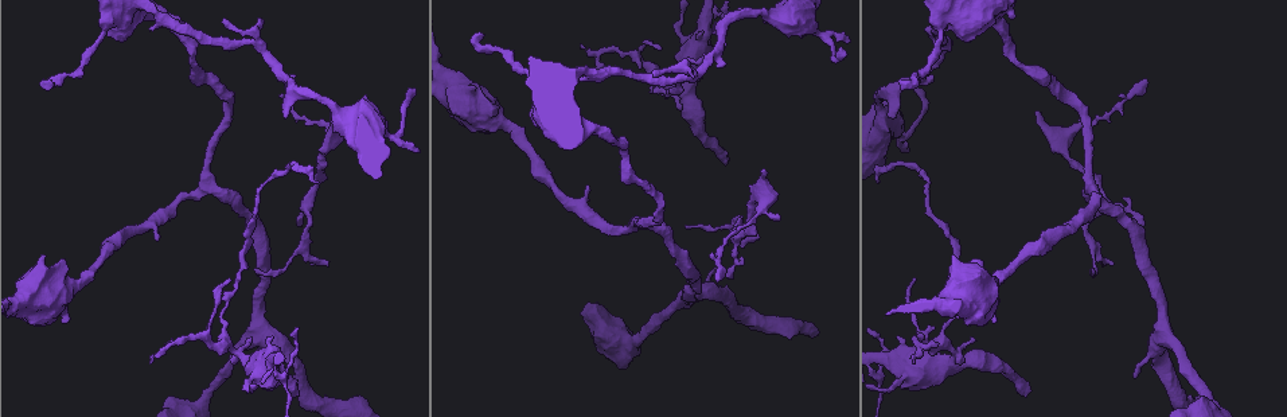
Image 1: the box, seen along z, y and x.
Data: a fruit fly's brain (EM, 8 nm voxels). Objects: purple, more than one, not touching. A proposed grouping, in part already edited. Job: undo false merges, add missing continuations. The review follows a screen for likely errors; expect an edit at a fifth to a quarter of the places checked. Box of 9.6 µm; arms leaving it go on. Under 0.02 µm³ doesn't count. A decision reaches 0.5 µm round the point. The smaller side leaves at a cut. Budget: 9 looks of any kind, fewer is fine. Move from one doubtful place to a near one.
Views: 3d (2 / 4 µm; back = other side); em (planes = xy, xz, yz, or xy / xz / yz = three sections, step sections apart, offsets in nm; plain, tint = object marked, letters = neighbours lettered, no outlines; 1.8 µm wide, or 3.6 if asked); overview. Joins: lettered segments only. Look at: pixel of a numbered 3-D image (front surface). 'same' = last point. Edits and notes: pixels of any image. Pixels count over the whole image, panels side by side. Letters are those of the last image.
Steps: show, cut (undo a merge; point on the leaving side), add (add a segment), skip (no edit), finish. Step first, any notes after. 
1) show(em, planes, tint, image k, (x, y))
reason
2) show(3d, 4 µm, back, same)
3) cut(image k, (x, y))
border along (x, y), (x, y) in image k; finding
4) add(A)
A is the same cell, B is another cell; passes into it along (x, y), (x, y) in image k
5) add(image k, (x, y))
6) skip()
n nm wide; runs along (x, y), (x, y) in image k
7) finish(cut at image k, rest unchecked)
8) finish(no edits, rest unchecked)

show(3d, 4 µm, image 1, (1100, 263))
branch stops here

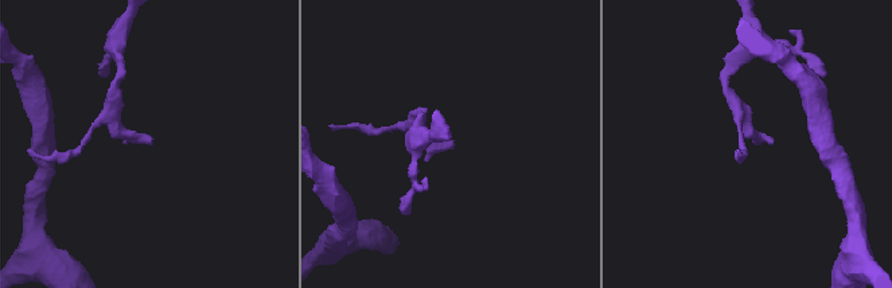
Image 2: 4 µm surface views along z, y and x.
show(em, xz, step 4, letters, image 2, (152, 141))

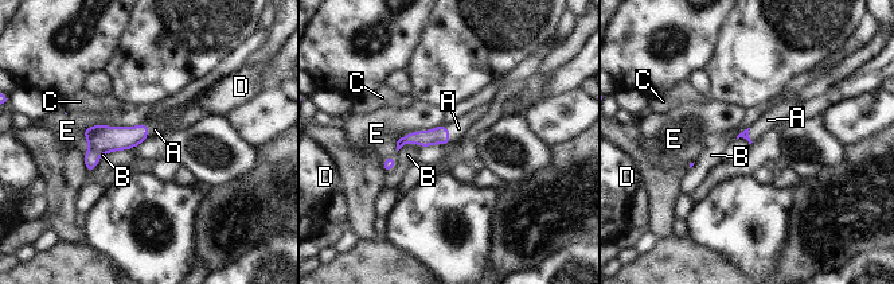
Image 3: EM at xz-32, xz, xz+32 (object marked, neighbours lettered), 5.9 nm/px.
add(A)
A is the same cell, B, C, D and E are other cells; it goes on there

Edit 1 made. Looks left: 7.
show(overview)

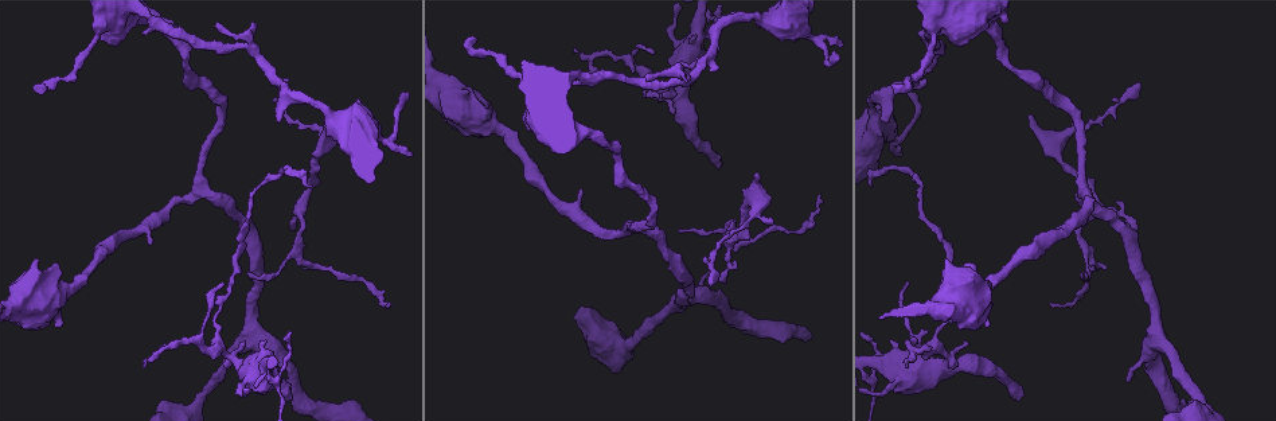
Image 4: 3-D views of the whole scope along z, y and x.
show(3d, 2 µm, image 4, (773, 223))
an open end

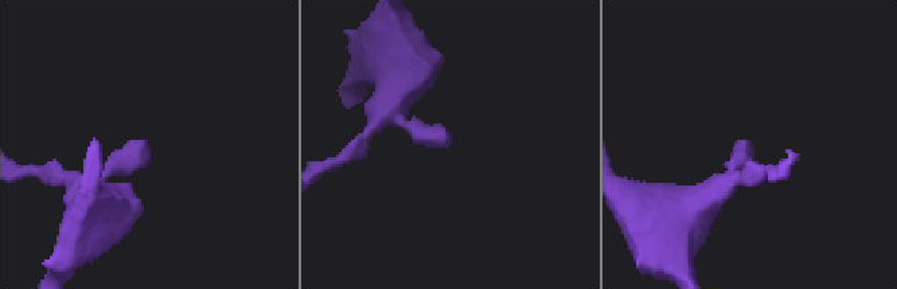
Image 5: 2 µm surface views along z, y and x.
show(em, xz, step 16, letters, image 5, (750, 144))

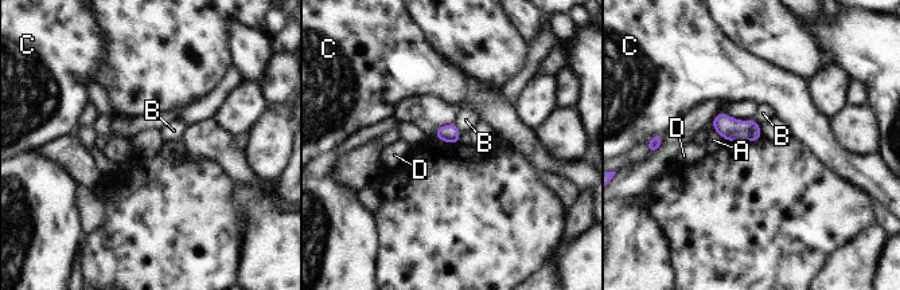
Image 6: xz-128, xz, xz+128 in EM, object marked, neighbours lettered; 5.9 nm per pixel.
show(em, xy, step 8, letters, same)
another direction

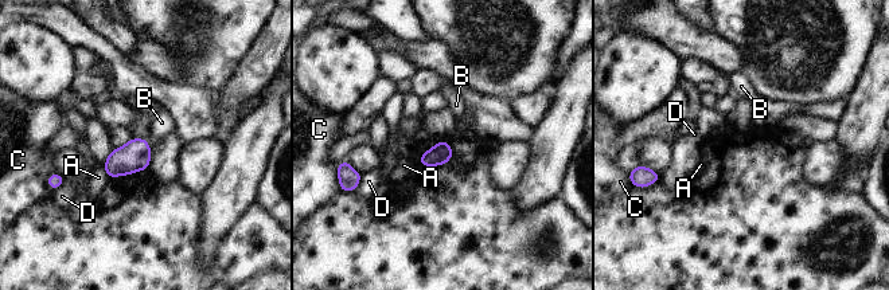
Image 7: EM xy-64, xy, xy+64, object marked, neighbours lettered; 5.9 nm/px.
skip()
A, B, C and D are other cells; border along (145, 137), (151, 152) in image 7; no lettered segment goes on from it

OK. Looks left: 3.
show(3d, 4 µm, image 4, (249, 45))

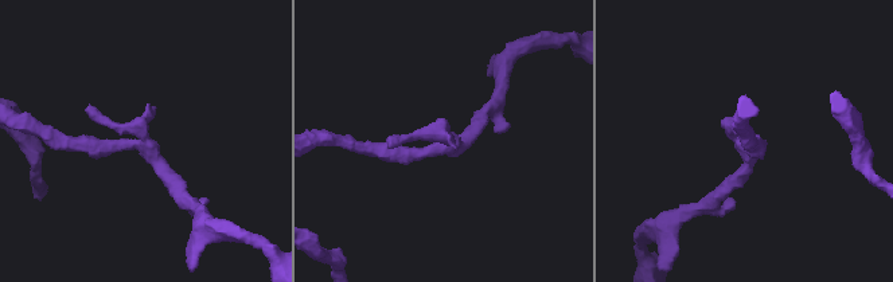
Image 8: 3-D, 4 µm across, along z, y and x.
show(em, planes, tint, image 8, (146, 145))

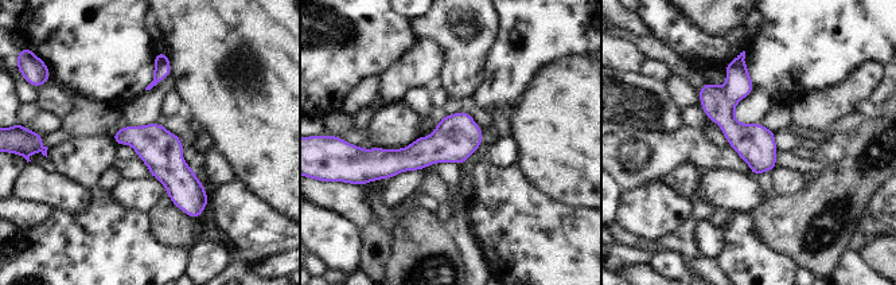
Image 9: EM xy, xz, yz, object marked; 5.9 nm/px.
show(em, planes, letters, same)

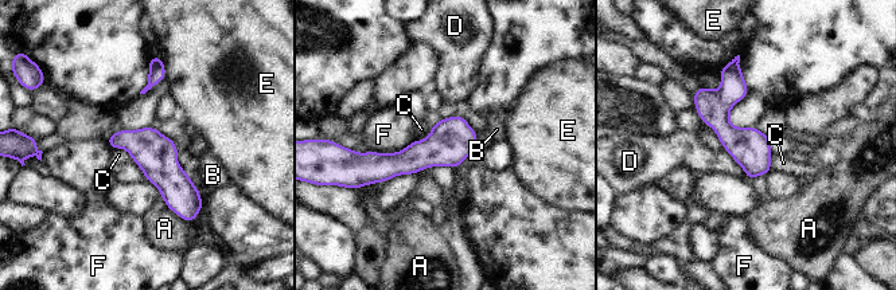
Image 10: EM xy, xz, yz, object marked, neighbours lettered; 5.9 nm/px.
skip()
A, B, C, D, E and F are other cells; continuous, no second neuron

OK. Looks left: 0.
finish(add at image 3, rest unchecked)

